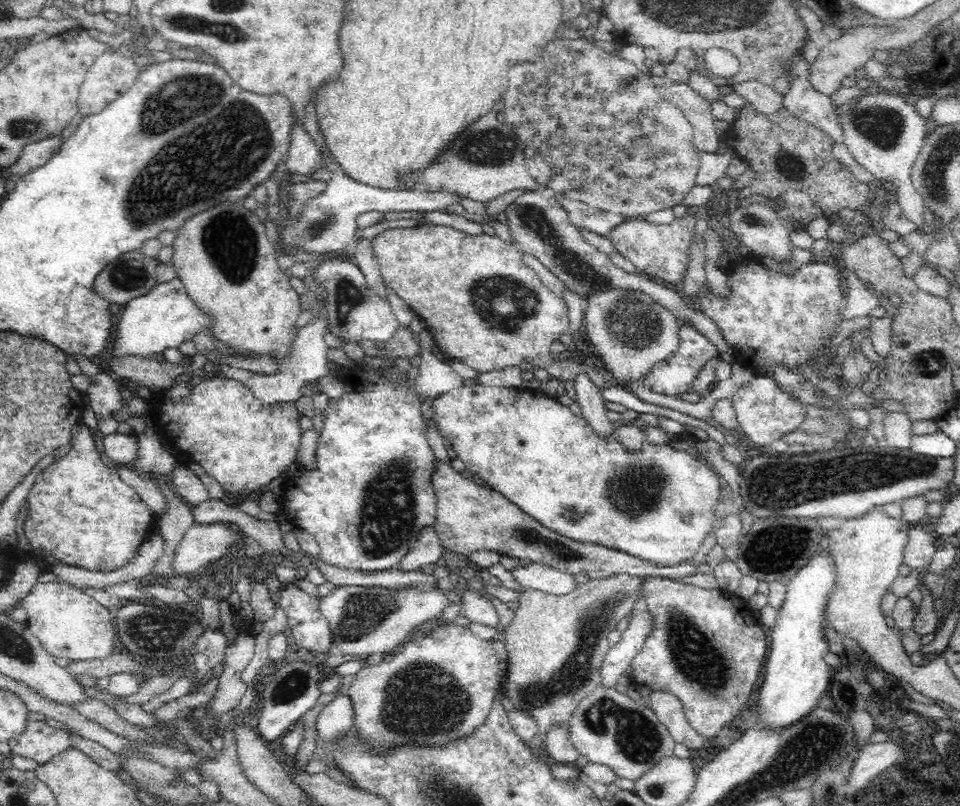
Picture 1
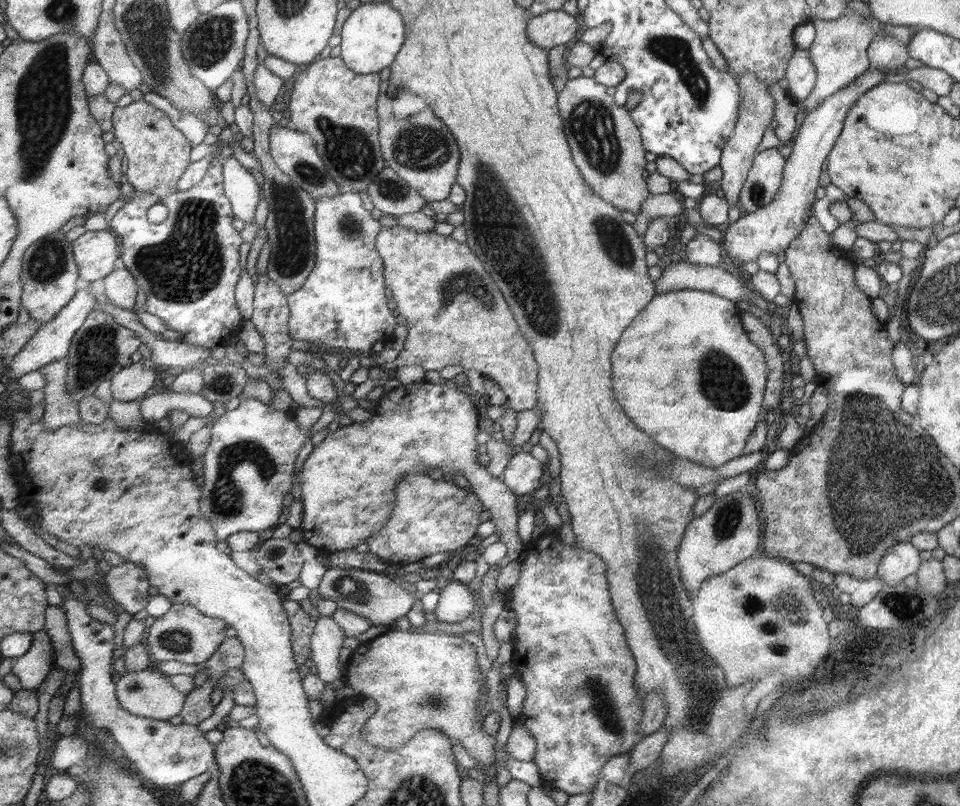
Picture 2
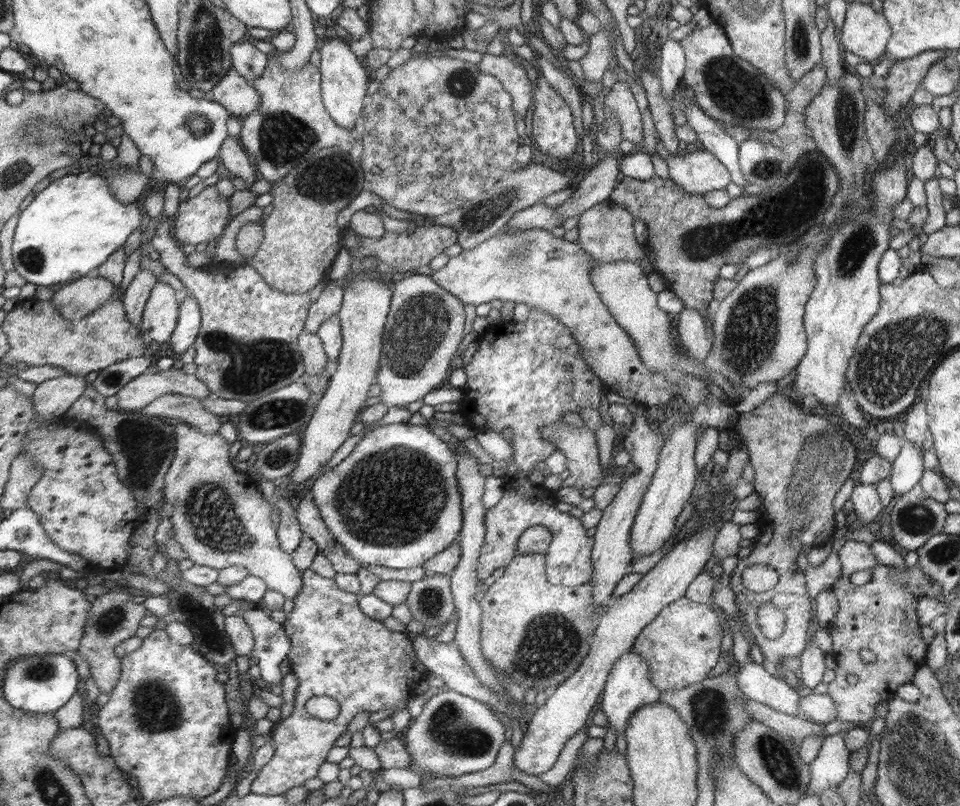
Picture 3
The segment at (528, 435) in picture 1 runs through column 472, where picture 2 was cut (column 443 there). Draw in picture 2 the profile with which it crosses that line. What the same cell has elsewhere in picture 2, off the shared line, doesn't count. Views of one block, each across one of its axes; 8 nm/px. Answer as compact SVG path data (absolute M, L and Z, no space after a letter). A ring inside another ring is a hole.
M419 381L407 385L400 385L379 398L380 403L372 410L372 418L362 422L343 422L342 426L328 434L314 451L308 456L304 467L299 474L302 486L303 521L301 532L303 540L315 548L324 548L330 552L355 550L364 544L371 535L382 530L391 519L392 511L396 506L396 485L402 477L410 473L428 474L433 468L438 468L445 477L460 472L476 493L484 508L488 508L492 521L500 535L500 541L508 548L508 553L502 560L502 566L511 562L520 563L526 556L526 545L517 531L517 520L521 515L518 511L516 494L508 489L502 478L494 478L488 474L487 466L478 464L478 410L472 404L470 396L452 388L444 388L440 384Z

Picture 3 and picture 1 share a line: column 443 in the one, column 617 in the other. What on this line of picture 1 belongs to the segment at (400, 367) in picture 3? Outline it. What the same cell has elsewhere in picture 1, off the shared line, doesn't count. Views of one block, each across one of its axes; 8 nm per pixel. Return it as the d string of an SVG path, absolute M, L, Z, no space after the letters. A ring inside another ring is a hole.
M598 289L590 292L584 305L585 342L616 382L642 382L656 363L679 348L681 321L640 289Z

